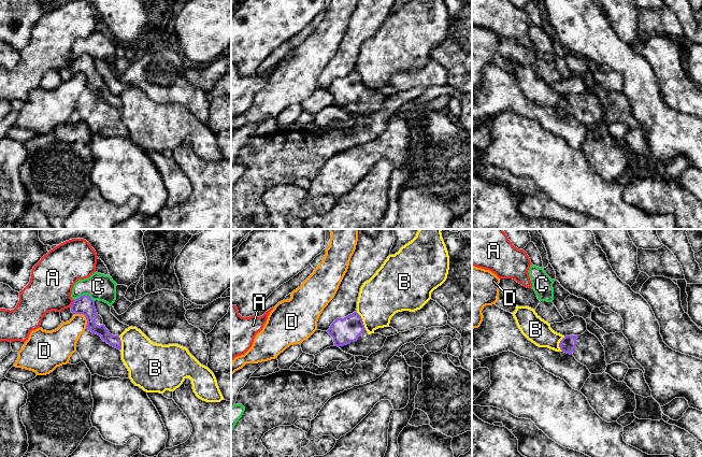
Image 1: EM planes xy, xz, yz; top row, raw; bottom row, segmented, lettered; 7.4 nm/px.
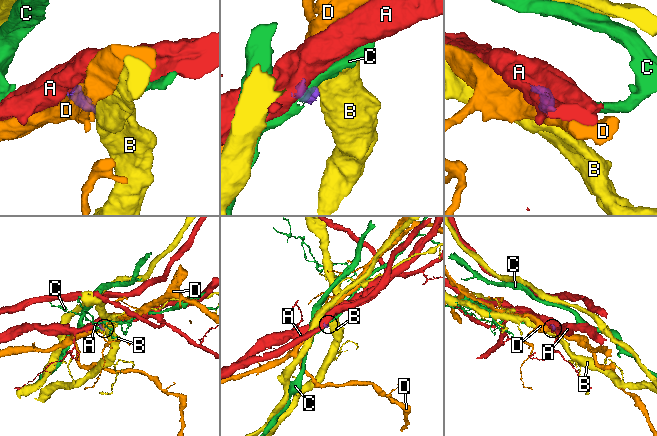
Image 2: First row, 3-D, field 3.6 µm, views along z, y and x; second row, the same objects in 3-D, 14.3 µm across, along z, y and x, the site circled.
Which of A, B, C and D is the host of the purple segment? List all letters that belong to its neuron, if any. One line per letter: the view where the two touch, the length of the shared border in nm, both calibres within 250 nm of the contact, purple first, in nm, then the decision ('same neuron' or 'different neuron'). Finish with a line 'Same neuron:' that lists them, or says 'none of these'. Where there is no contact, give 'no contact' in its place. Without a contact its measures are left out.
A: xy | 70 nm | 140/320 nm | different neuron
B: xz | 150 nm | 190/320 nm | different neuron
C: xy | 150 nm | 140/200 nm | different neuron
D: xy | 150 nm | 140/220 nm | different neuron
Same neuron: none of these

